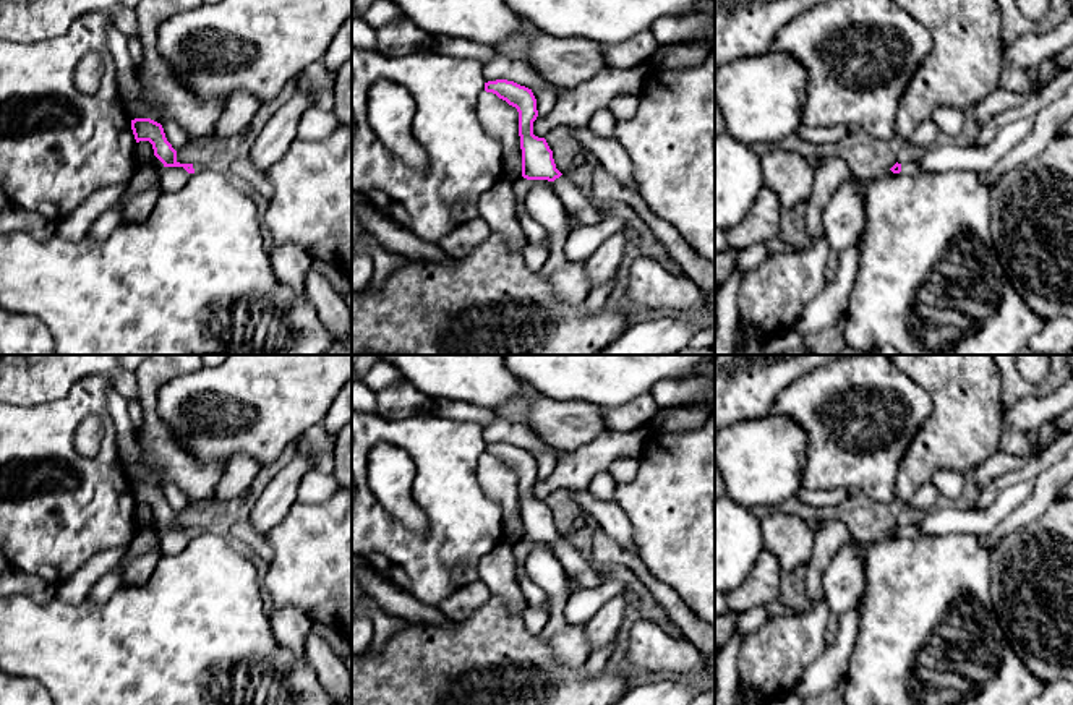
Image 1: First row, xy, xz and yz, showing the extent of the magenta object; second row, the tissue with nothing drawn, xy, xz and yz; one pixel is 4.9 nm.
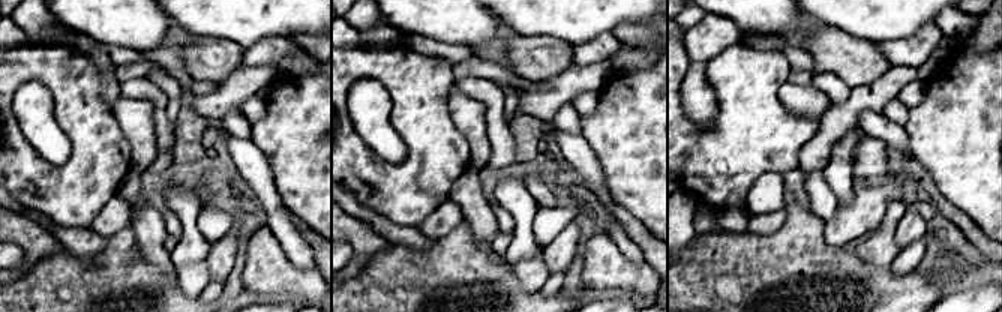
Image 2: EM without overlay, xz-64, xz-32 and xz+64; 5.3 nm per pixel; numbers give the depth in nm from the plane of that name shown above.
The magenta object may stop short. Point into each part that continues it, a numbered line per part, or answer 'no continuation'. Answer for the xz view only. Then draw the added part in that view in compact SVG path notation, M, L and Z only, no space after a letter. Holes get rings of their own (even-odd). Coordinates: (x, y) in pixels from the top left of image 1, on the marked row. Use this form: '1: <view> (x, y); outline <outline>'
1: xz (574, 196); outline M561 175L551 186L567 211L571 211L582 224L598 225L605 220L603 211L588 196L588 190L584 183L572 182Z

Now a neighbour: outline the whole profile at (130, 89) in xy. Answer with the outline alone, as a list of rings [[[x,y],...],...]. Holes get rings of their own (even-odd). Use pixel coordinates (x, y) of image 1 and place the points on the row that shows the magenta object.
[[[113,23],[109,26],[107,47],[117,68],[117,86],[123,102],[136,109],[152,109],[160,115],[162,128],[167,141],[175,151],[193,143],[186,130],[170,118],[159,100],[141,89],[136,79],[135,63],[130,57],[128,39],[122,29]]]

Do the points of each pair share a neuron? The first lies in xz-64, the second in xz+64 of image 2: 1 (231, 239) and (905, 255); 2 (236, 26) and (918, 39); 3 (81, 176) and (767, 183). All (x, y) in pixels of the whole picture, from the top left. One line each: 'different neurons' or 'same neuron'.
1: different neurons
2: different neurons
3: different neurons

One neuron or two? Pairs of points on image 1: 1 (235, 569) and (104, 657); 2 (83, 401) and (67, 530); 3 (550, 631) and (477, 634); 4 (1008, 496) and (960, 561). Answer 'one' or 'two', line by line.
1: one
2: one
3: two
4: two

